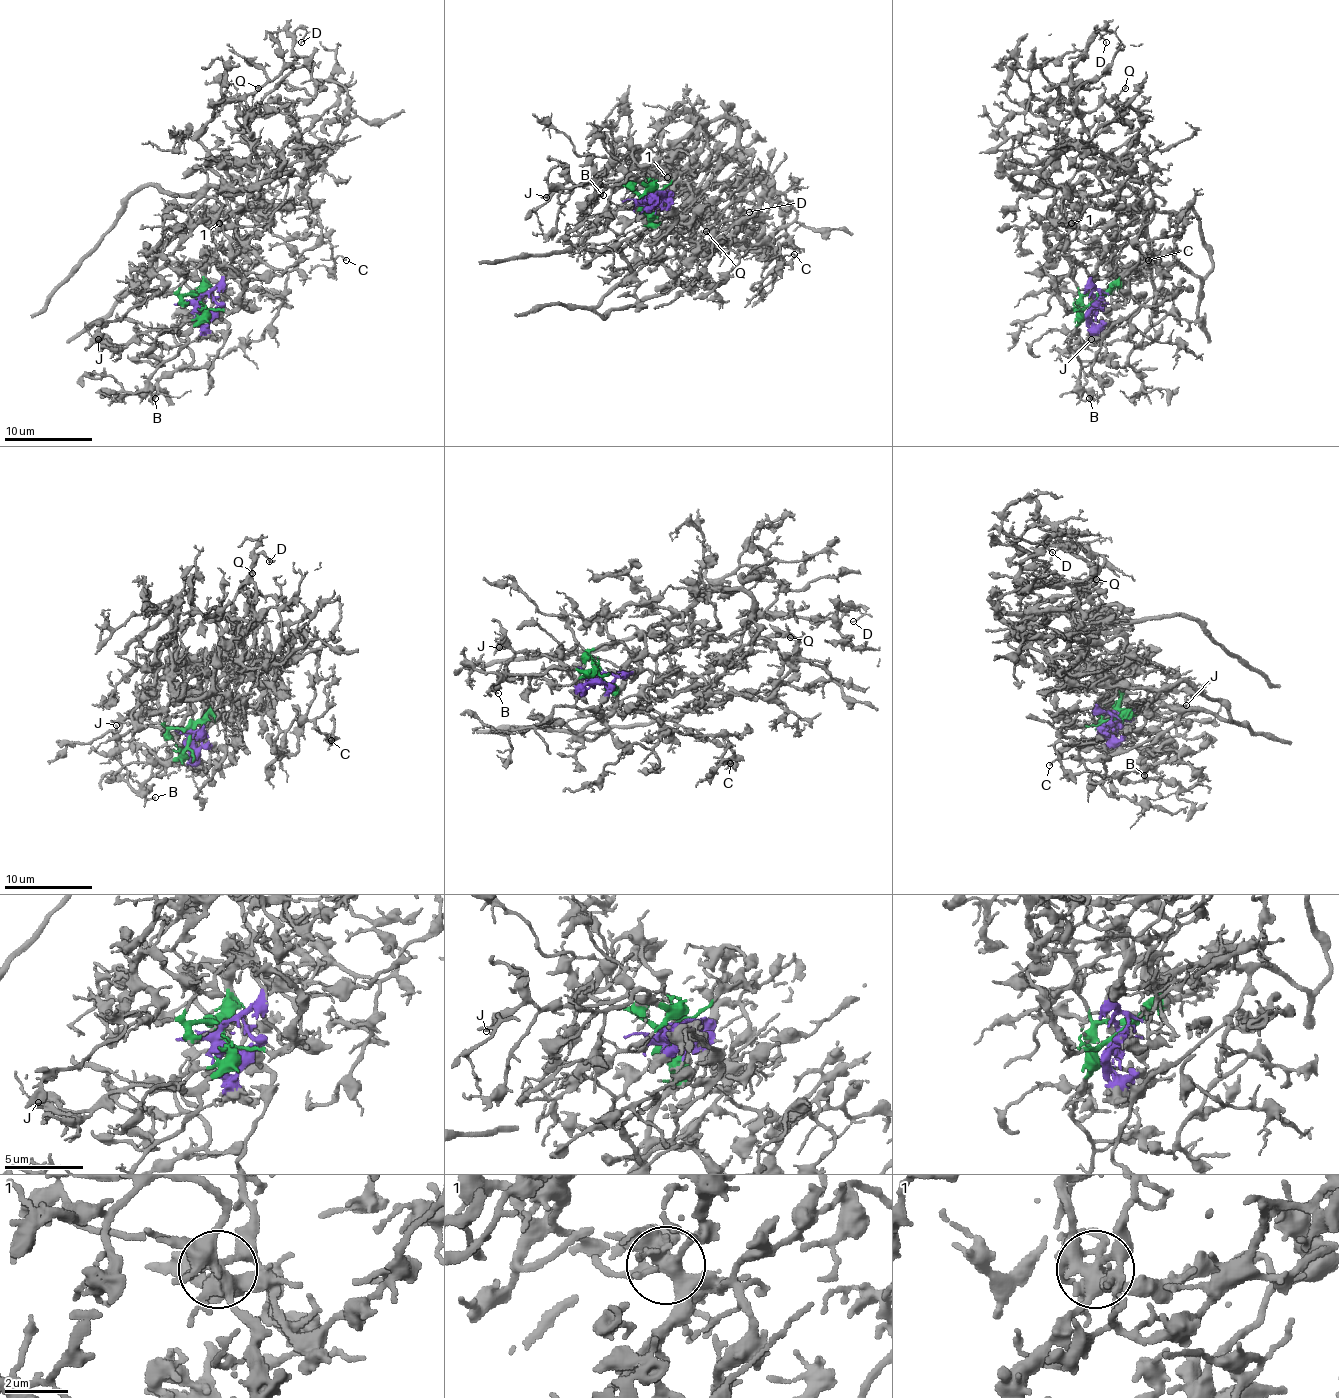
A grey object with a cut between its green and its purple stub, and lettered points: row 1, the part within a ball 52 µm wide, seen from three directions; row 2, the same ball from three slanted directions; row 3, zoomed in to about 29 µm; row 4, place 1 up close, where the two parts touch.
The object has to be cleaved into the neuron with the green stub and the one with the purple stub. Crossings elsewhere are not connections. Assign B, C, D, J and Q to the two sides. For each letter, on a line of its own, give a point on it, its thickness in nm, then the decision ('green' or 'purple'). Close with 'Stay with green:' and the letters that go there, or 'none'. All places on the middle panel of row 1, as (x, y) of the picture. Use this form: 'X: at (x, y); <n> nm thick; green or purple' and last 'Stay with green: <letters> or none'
B: at (603, 195); 140 nm thick; green
C: at (794, 254); 120 nm thick; green
D: at (749, 212); 110 nm thick; purple
J: at (546, 197); 220 nm thick; green
Q: at (706, 231); 130 nm thick; purple
Stay with green: B, C, J

